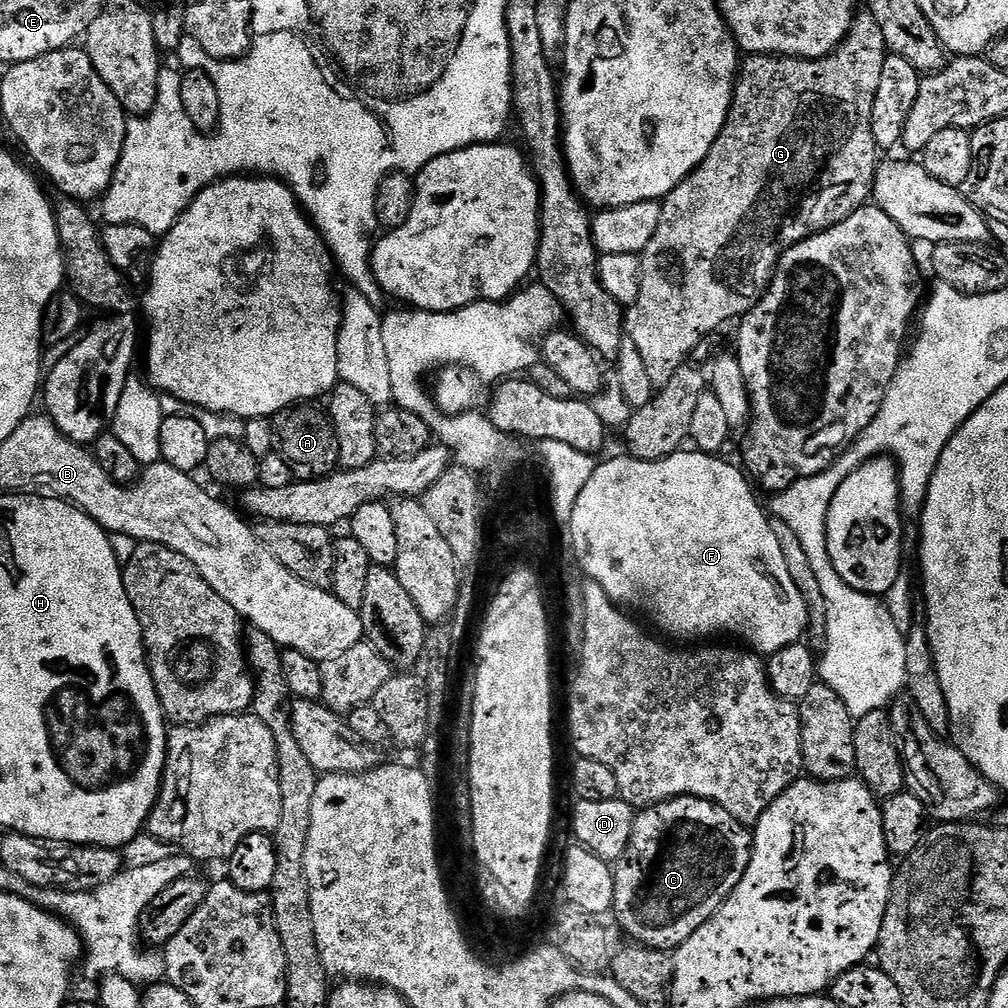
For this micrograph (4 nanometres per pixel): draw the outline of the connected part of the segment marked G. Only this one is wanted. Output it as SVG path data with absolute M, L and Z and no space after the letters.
M864 10L852 21L852 28L848 31L848 37L836 47L835 52L823 56L821 60L798 60L795 56L753 56L743 57L738 68L738 75L732 89L732 105L728 111L726 122L714 138L714 146L710 146L710 154L702 158L702 162L689 174L686 179L677 186L669 196L665 196L660 204L660 221L658 228L654 230L654 236L645 246L640 258L640 285L638 286L638 298L624 314L624 331L627 343L638 350L642 356L642 363L646 366L646 374L649 375L653 389L659 390L678 370L680 365L689 359L688 355L711 334L715 328L723 324L739 321L753 308L768 284L772 280L772 271L780 261L780 256L787 248L842 222L854 210L865 207L873 195L876 168L878 165L878 149L874 142L874 130L872 129L872 111L874 110L874 98L878 94L878 85L882 79L882 66L889 56L888 47L882 38L882 30L878 22L874 22L871 12Z

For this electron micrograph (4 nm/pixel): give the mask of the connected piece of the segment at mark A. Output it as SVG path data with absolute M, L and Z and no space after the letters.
M301 402L291 408L284 408L271 417L274 442L272 451L292 467L292 475L297 481L314 480L337 471L340 463L338 438L327 411L320 412L308 402Z

